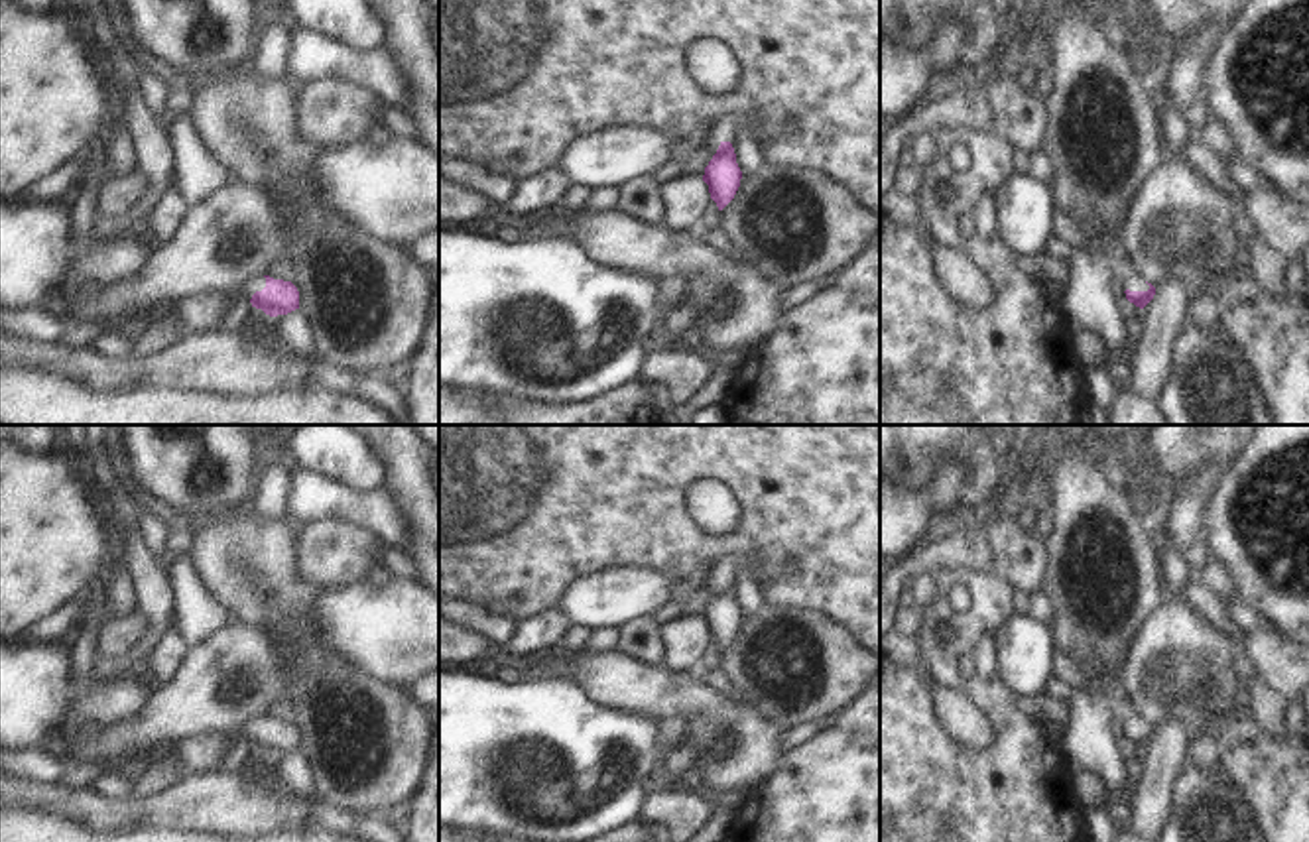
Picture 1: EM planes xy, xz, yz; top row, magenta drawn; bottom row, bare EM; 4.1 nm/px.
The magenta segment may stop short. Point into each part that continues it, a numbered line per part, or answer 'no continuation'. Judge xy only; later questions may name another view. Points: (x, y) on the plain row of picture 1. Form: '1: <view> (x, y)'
1: xy (239, 750)

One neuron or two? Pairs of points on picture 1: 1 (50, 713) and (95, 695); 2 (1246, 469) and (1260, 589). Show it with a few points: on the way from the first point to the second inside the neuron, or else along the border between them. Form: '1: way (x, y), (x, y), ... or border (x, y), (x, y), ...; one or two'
1: way (62, 705), (83, 701); one
2: way (1233, 498), (1229, 518), (1252, 559); one

